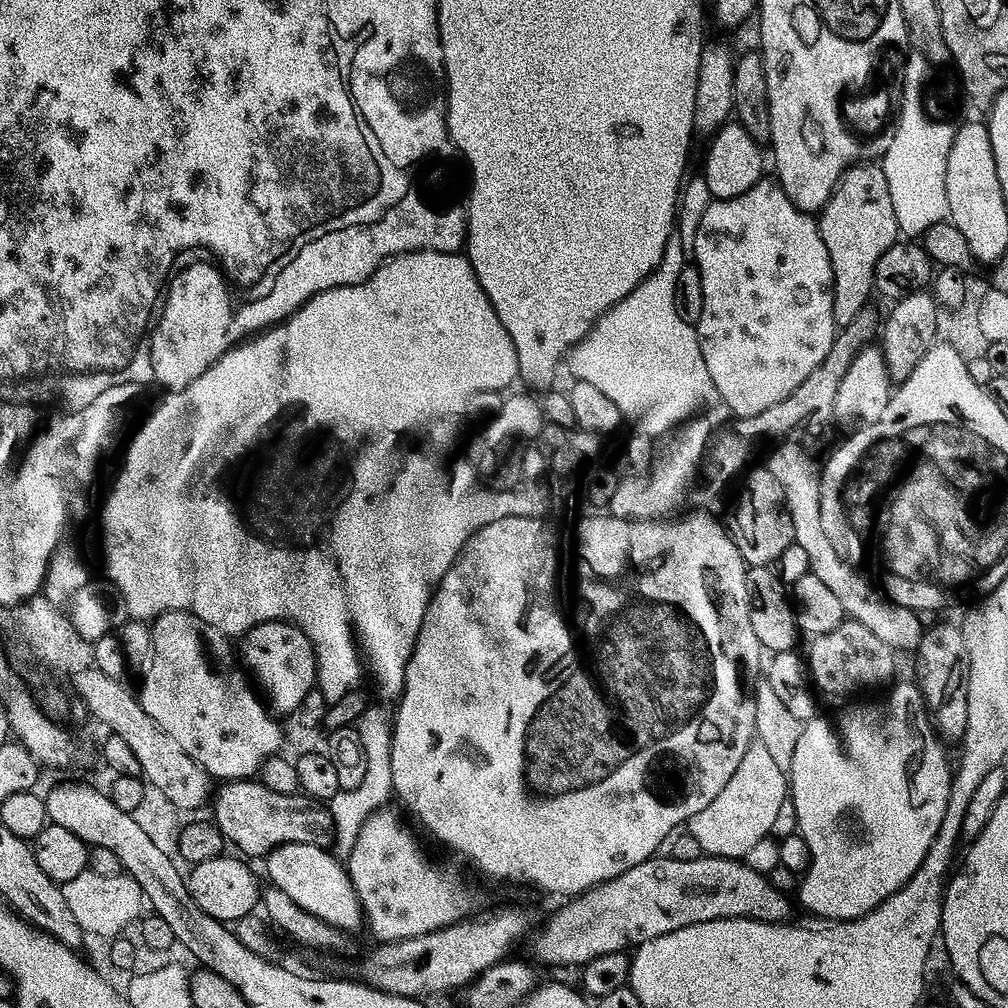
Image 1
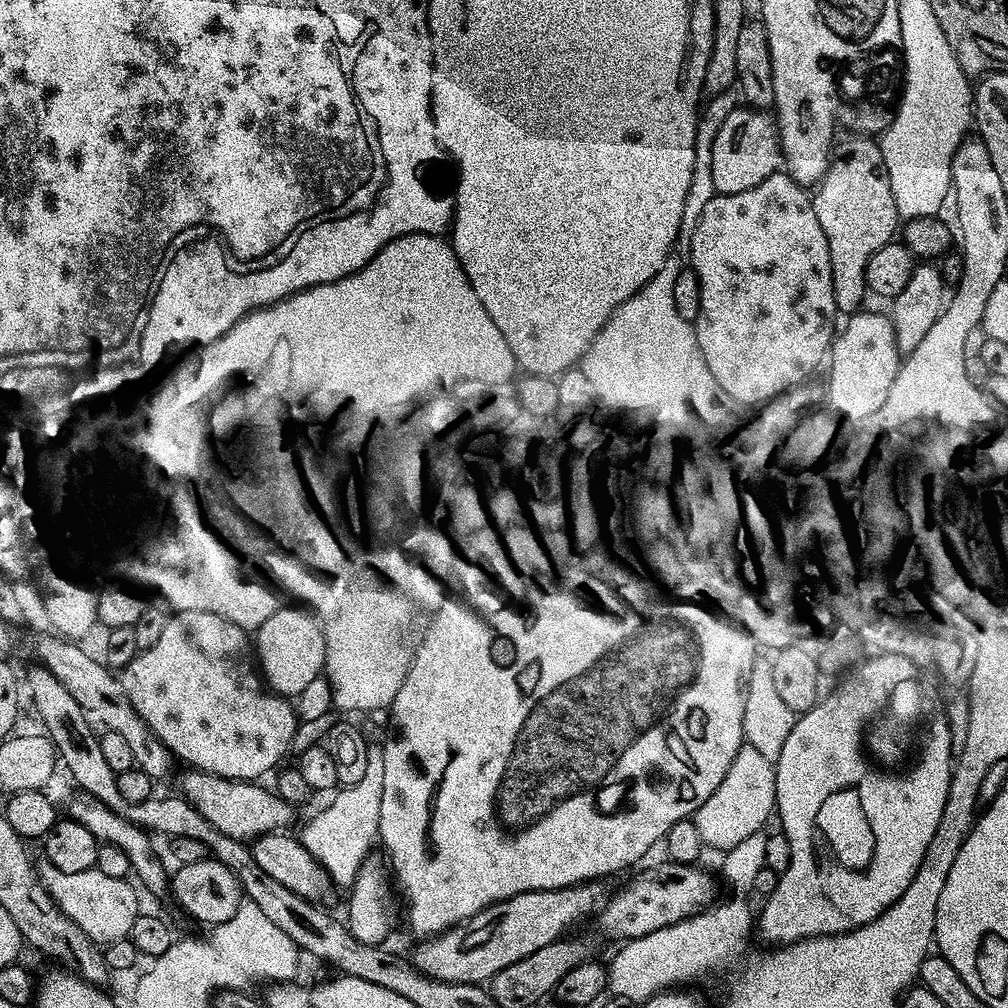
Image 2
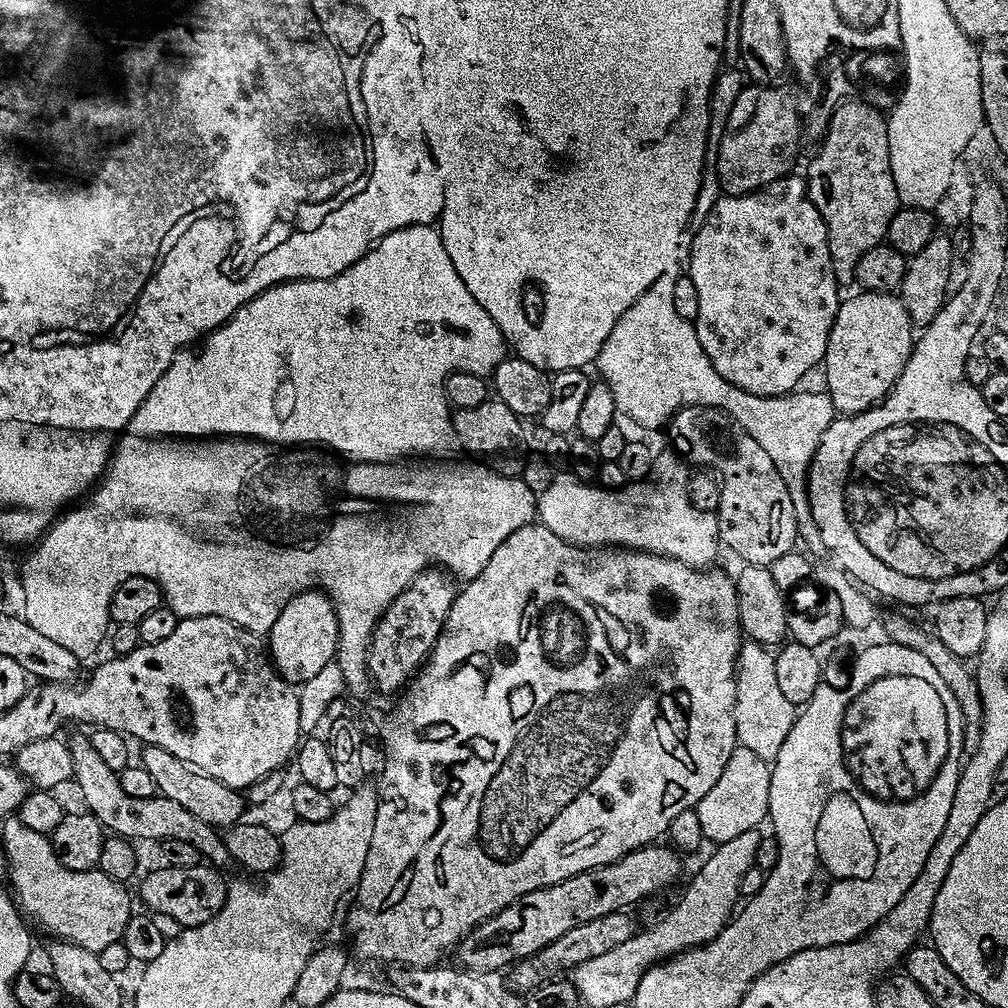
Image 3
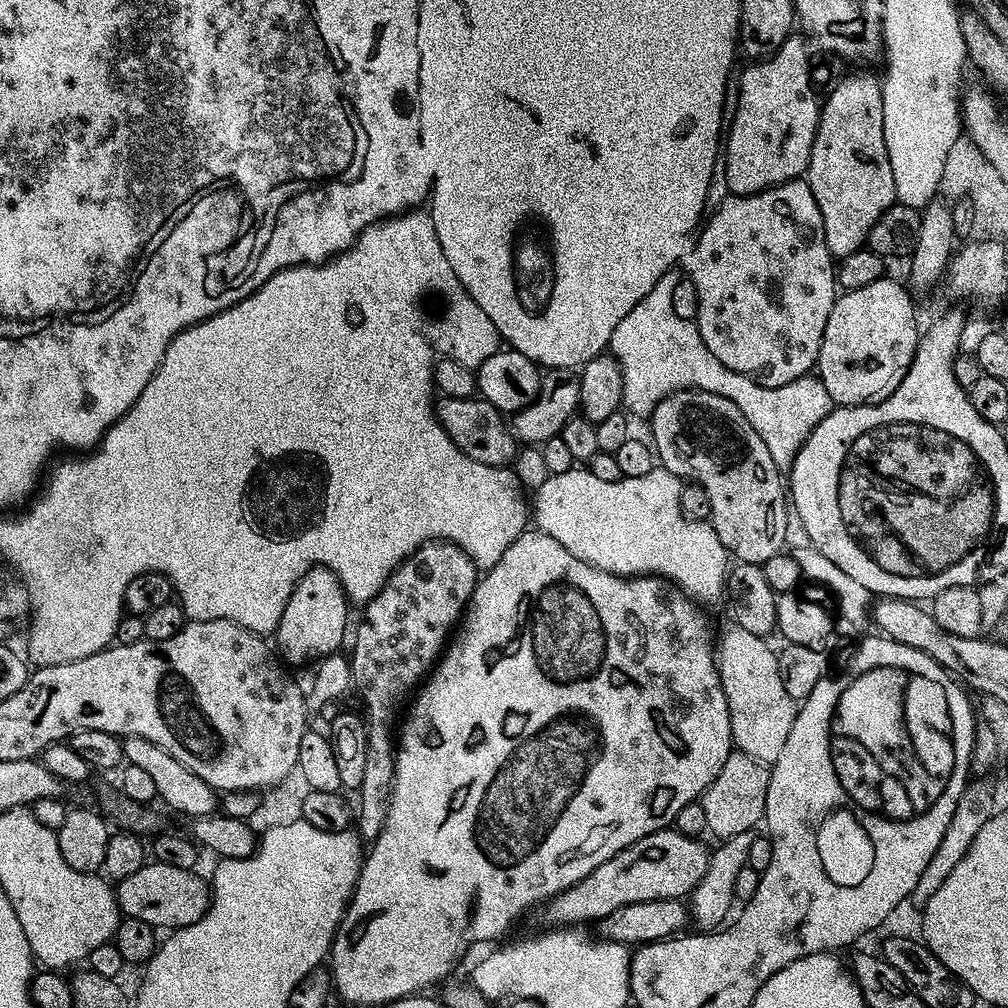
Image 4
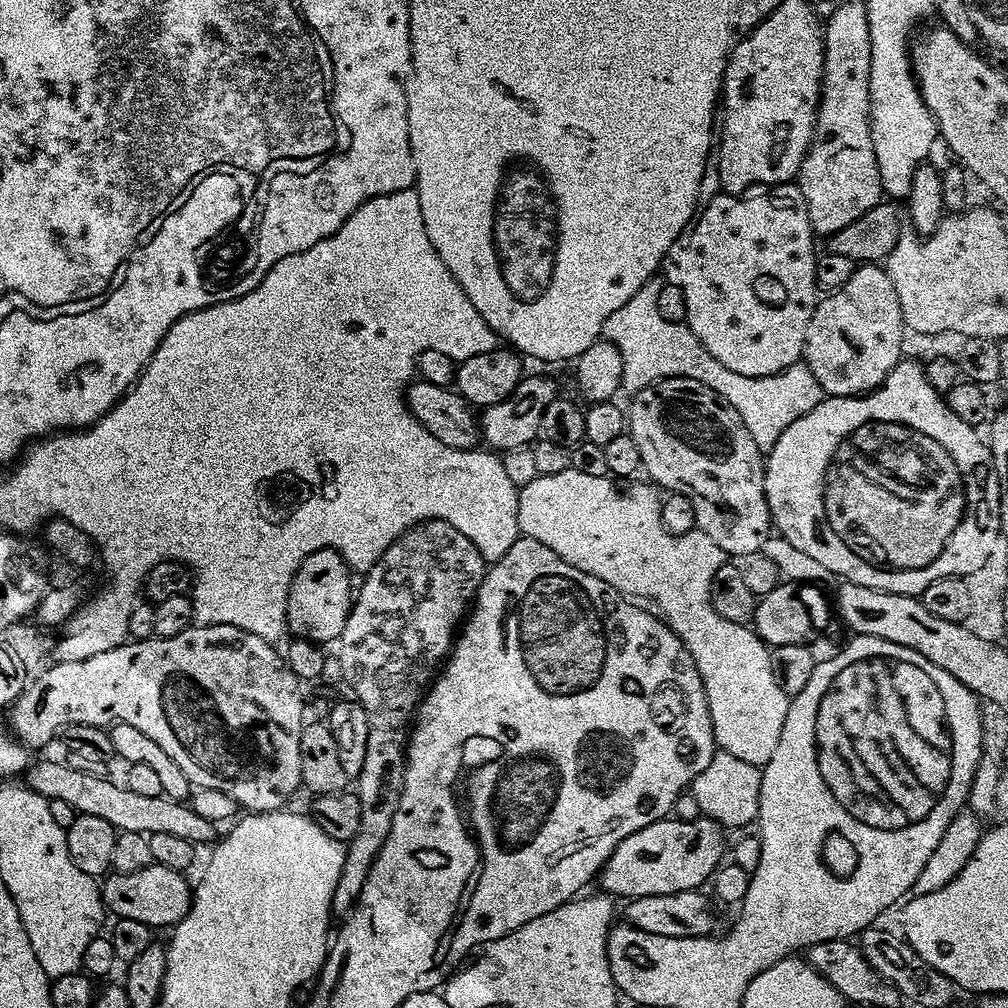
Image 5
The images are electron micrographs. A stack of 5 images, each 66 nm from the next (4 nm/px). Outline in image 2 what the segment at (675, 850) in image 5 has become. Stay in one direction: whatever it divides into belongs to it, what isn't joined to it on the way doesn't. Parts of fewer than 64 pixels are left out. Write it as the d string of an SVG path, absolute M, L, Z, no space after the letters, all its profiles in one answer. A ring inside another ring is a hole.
M603 879L585 880L583 884L574 884L570 888L523 892L508 900L489 904L461 924L454 924L437 936L423 939L410 955L410 963L422 975L435 980L483 985L491 981L498 970L506 970L506 966L522 962L522 958L534 954L534 950L542 950L542 946L550 946L550 942L561 939L575 920L595 917L610 895L604 884Z

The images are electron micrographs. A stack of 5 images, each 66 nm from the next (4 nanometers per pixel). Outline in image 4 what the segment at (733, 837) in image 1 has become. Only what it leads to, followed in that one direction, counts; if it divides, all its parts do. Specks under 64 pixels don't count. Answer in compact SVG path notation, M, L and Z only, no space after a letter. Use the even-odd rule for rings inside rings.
M739 750L733 751L732 755L726 758L722 770L718 770L714 782L702 797L708 823L707 831L720 836L719 838L752 832L755 824L759 825L764 818L769 775L769 769L759 760Z

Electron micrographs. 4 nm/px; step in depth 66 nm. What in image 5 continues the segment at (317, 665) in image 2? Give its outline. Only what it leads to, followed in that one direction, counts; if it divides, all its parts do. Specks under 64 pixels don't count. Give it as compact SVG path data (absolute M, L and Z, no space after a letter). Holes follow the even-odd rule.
M334 548L310 554L294 574L288 591L288 622L286 625L293 637L313 642L339 641L342 630L352 613L354 603L353 573L344 557Z

